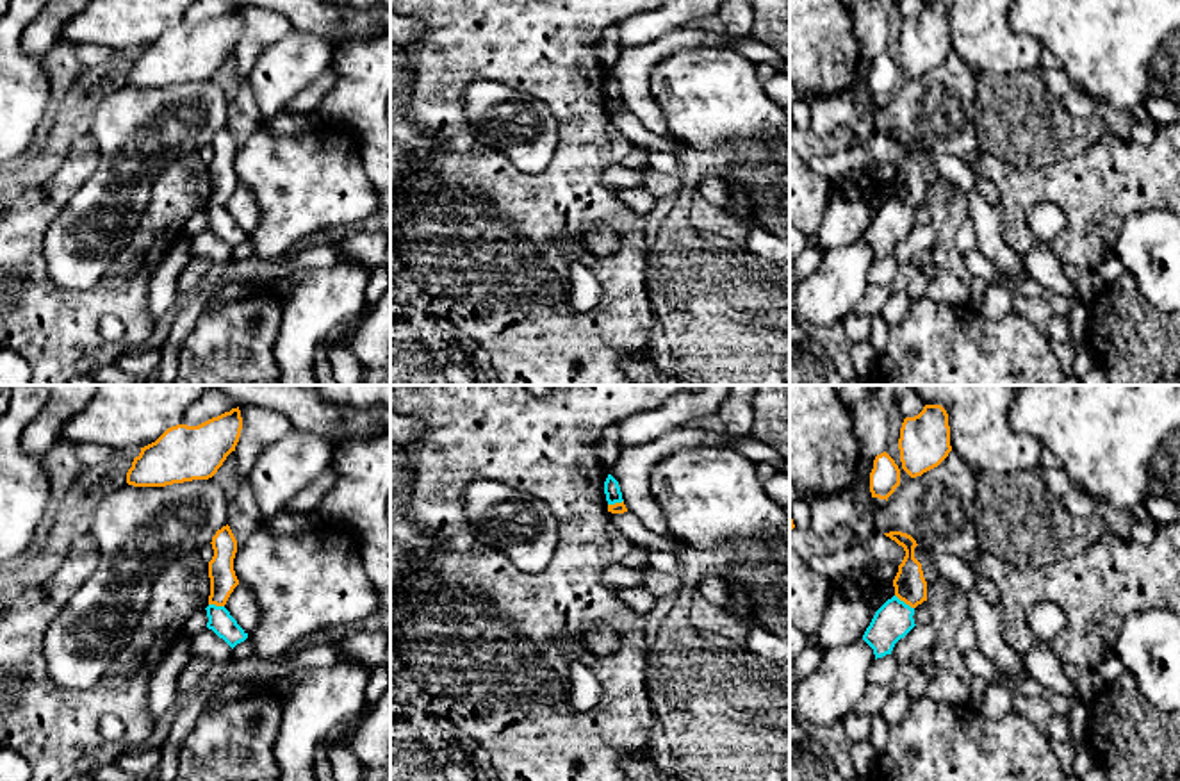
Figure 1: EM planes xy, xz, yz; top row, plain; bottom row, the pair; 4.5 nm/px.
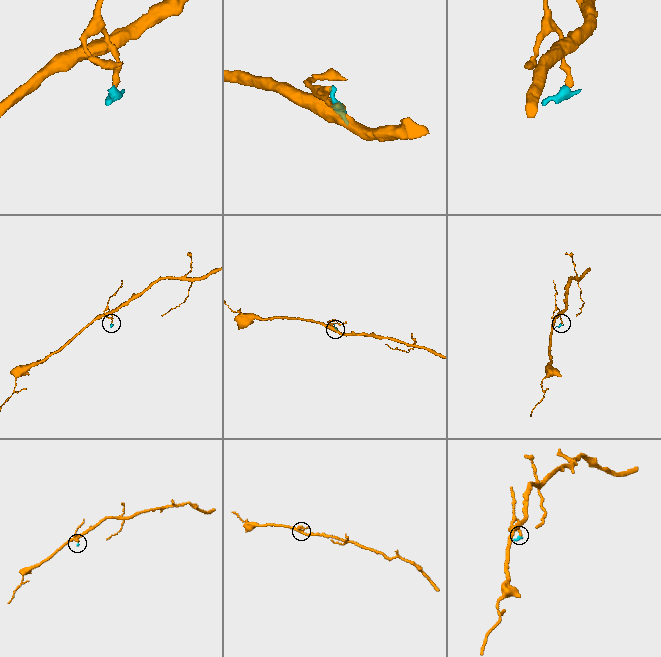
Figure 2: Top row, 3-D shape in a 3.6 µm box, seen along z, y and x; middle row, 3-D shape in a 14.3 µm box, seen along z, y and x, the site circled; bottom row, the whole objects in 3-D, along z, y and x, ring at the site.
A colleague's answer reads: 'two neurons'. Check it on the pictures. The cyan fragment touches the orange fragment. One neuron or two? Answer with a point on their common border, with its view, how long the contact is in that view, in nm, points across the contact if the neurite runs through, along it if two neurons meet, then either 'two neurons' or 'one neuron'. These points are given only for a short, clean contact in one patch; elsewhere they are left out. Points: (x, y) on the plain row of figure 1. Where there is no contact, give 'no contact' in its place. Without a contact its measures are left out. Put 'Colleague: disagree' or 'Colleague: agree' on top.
Colleague: agree
meets cyan in yz at (902, 202); contact 110 nm long; border along yz (895, 195), (913, 209); two neurons

